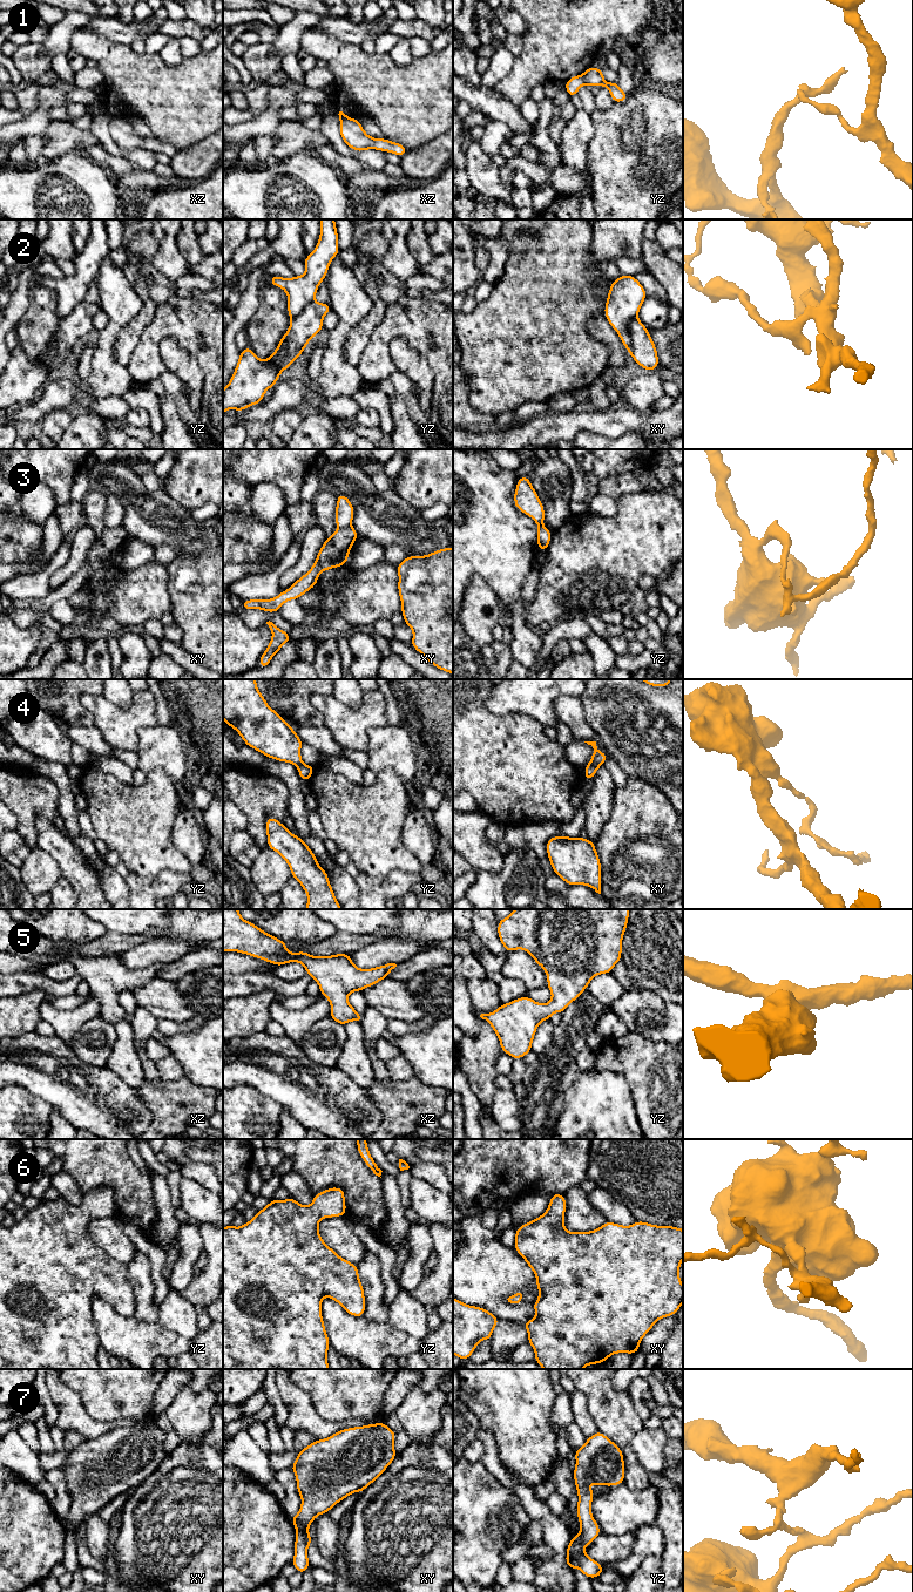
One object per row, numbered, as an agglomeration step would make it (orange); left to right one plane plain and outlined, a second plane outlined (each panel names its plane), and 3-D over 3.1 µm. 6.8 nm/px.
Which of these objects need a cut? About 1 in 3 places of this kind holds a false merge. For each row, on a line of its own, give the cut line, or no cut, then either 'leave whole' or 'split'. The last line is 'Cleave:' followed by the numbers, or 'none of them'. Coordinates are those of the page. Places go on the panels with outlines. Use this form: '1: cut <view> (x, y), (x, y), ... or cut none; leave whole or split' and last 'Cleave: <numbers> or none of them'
1: cut yz (581, 75), (585, 82); split
2: cut xy (636, 316), (628, 324), (628, 350); split
3: cut xy (351, 526), (339, 528); split
4: cut xy (589, 763), (602, 764); split
5: cut none; leave whole
6: cut none; leave whole
7: cut xy (297, 1530), (303, 1533), (308, 1545); split
Cleave: 1, 2, 3, 4, 7

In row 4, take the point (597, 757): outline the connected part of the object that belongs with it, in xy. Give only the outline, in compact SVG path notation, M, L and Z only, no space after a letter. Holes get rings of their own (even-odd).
M584 741L588 745L591 745L594 748L594 753L590 758L589 764L604 764L604 761L607 760L608 756L604 752L601 752L597 746L596 746L596 741Z

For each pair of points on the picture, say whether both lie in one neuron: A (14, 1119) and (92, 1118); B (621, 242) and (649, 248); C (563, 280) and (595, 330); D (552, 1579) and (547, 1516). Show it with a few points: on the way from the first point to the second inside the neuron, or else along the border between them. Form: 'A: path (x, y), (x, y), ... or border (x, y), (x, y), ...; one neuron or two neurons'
A: border (28, 1091), (53, 1106); two neurons
B: border (644, 239), (641, 258); two neurons
C: border (601, 312), (588, 322), (587, 331), (604, 344); two neurons
D: path (556, 1564), (558, 1538), (555, 1531); one neuron

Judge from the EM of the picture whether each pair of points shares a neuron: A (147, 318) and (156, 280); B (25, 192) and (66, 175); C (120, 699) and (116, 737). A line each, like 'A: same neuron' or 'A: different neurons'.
A: different neurons
B: same neuron
C: different neurons

